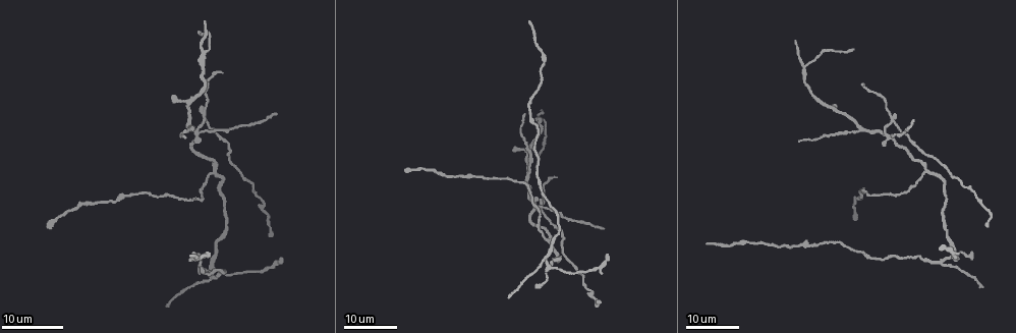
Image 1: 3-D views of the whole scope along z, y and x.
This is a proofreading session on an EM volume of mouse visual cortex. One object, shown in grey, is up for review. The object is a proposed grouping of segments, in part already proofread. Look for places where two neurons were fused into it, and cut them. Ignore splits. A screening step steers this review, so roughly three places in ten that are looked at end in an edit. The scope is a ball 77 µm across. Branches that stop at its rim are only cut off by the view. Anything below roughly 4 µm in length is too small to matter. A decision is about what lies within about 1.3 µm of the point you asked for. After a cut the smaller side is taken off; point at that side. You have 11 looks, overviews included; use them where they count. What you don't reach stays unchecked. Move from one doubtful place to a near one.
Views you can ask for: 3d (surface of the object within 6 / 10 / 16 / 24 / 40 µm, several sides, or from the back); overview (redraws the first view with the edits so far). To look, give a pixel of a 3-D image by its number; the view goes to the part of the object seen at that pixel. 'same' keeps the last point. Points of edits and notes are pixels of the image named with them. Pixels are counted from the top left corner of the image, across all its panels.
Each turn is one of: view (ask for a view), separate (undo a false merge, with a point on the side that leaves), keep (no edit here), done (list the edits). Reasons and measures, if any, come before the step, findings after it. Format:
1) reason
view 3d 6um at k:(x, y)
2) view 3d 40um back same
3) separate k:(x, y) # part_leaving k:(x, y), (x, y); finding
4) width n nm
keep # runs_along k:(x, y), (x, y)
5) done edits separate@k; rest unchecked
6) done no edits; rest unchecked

thin arm on a thick one
view 3d 16um at 1:(924, 171)

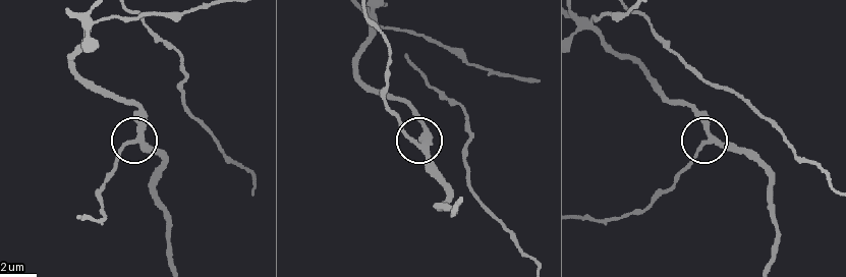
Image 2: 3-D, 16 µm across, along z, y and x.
zoom in
view 3d 6um at 2:(420, 146)

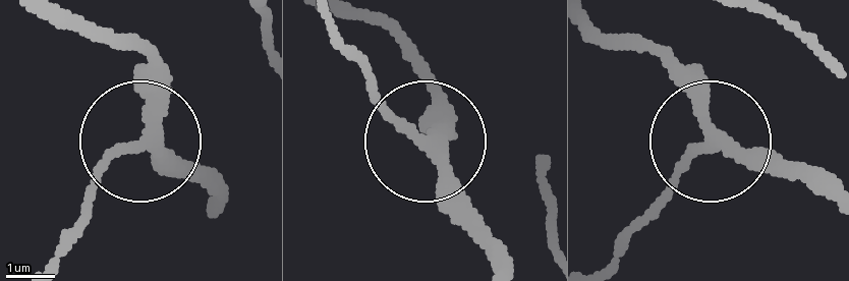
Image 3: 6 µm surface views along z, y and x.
view 3d 6um back at 3:(708, 140)

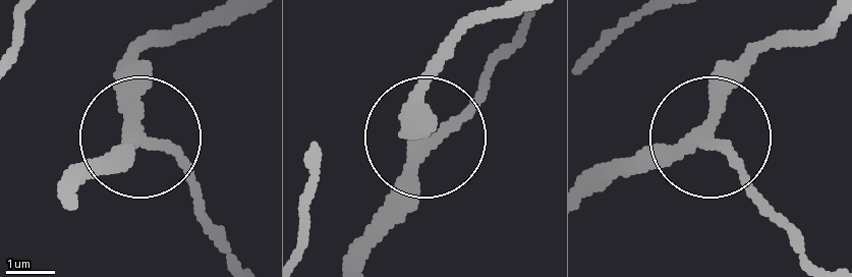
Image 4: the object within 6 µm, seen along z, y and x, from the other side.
arms 3
keep # continuous, no second neuron

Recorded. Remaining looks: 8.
arms part here
view 3d 16um at 1:(804, 65)

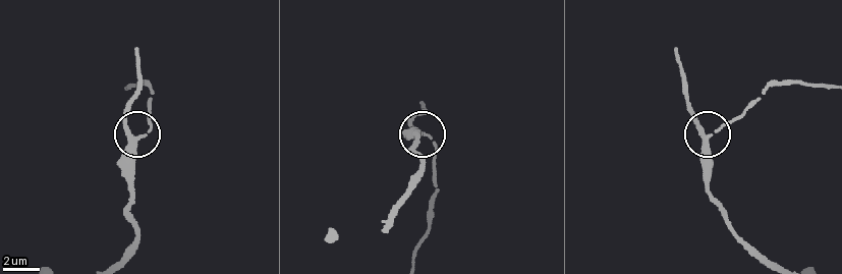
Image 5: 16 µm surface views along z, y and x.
view 3d 10um at 5:(133, 139)

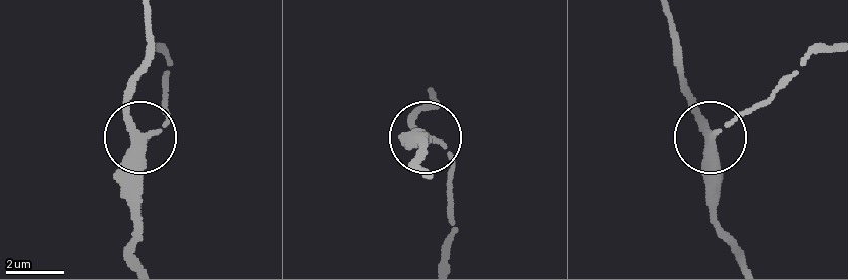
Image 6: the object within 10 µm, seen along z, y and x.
arms 3
keep # runs_along 6:(133, 257), (137, 132), (125, 103), (130, 76); all the same neuron

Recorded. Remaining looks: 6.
small branch off a trunk
view 3d 24um at 1:(201, 112)

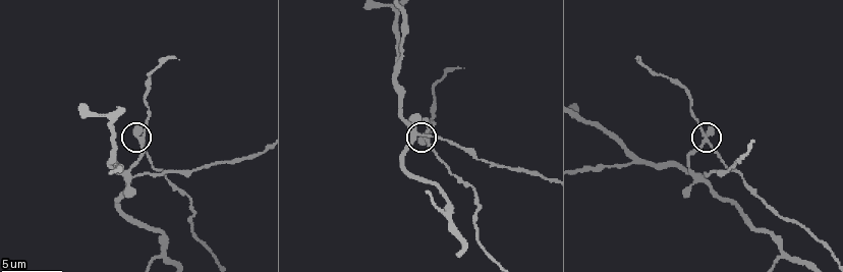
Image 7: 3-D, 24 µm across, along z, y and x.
view 3d 10um at 7:(707, 141)

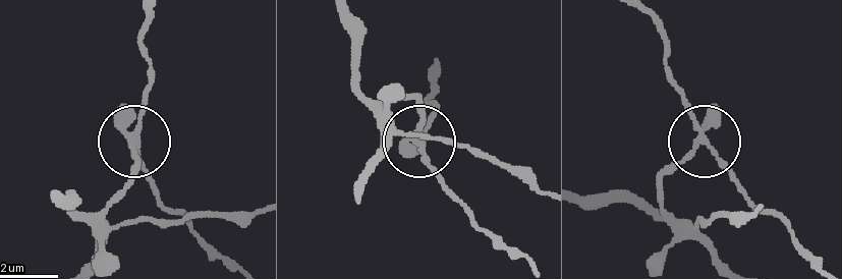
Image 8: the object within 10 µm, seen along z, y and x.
separate 8:(147, 100) # part_leaving 8:(134, 136), (156, 192), (236, 266); a second neuron is stuck on

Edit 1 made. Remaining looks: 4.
view overview

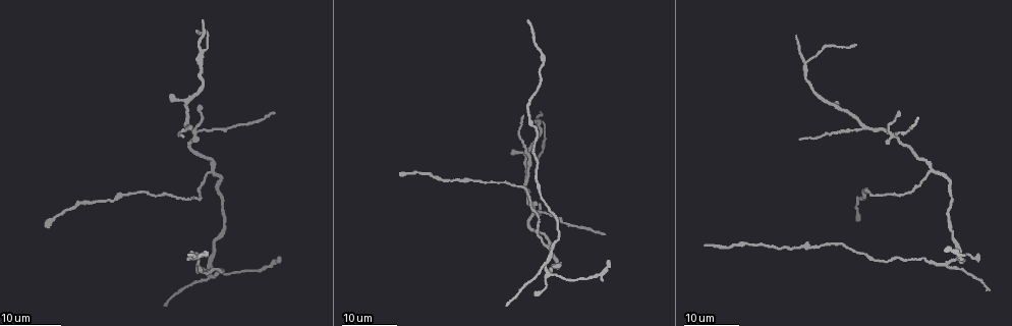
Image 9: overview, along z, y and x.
three-way junction
view 3d 24um at 9:(210, 279)

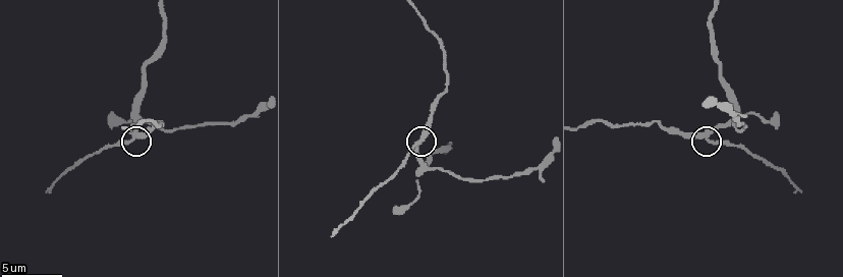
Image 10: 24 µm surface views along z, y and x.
view 3d 6um at 10:(134, 139)

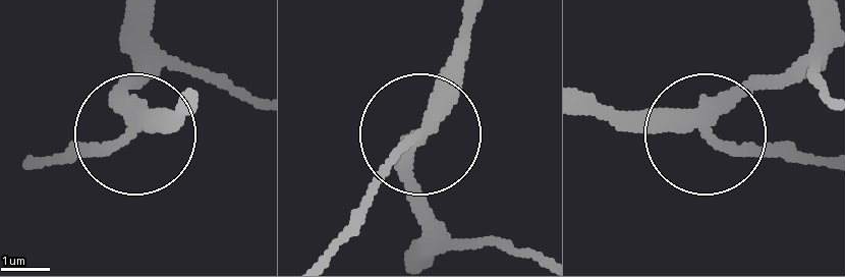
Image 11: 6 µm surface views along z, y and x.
view 3d 6um back at 11:(134, 131)

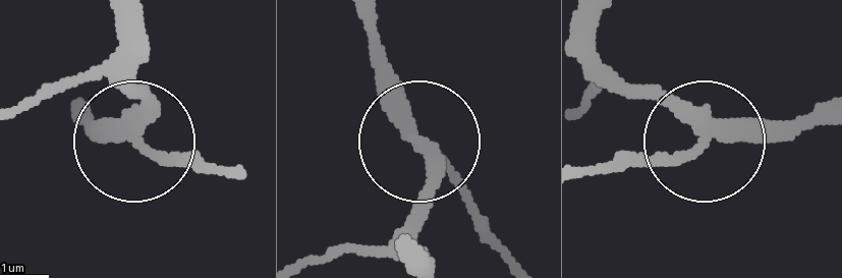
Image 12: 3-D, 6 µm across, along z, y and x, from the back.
separate 12:(177, 164) # part_leaving 12:(416, 144), (373, 25); a second neuron is stuck on

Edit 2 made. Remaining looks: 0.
done edits separate@8, separate@12; rest unchecked

